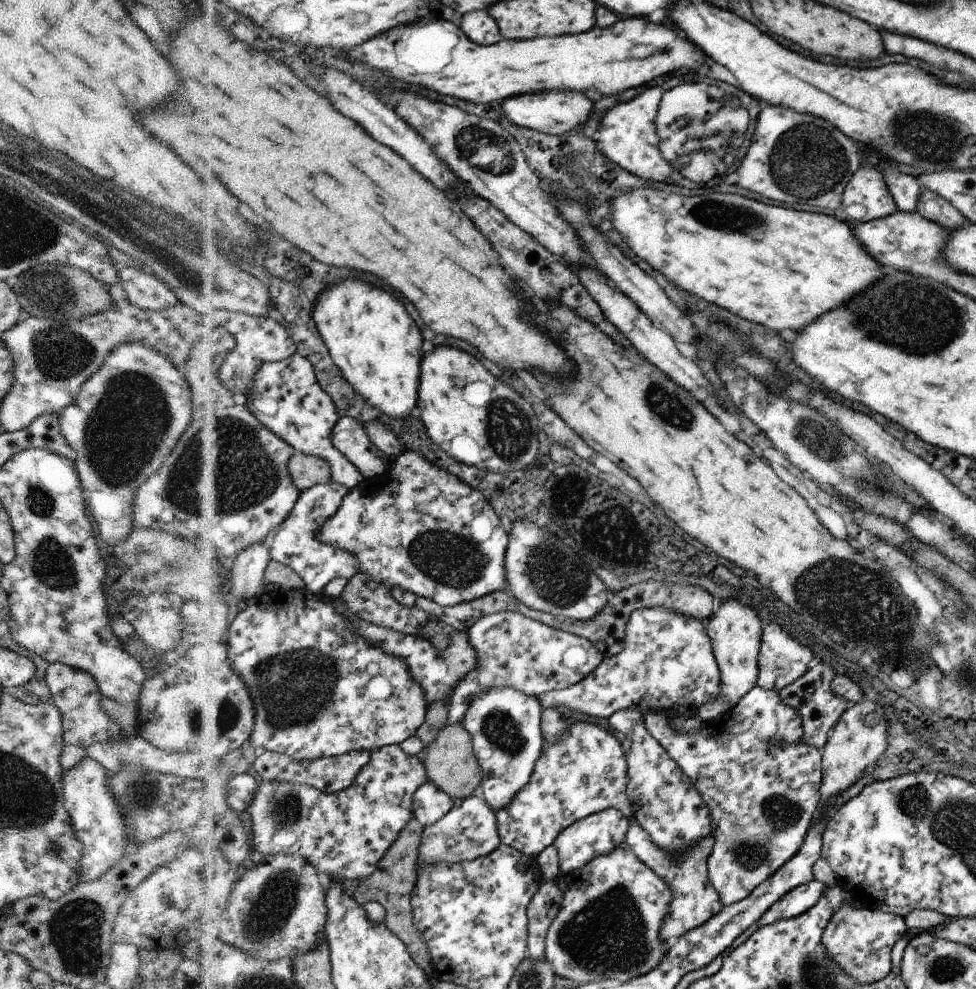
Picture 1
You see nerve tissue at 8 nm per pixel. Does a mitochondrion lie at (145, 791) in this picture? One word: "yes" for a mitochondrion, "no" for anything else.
yes

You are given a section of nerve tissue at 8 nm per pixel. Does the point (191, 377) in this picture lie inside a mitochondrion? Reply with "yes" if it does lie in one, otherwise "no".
no

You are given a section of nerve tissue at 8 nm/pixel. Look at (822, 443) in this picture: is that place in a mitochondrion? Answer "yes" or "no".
yes

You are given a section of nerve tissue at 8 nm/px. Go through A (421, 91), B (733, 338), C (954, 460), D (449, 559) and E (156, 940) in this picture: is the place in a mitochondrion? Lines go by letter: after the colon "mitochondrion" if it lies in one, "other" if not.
A: other
B: mitochondrion
C: other
D: mitochondrion
E: other

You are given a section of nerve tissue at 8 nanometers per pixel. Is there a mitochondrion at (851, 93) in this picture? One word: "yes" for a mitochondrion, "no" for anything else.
no

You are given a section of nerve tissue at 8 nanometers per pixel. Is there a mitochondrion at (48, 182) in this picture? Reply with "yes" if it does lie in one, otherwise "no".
yes

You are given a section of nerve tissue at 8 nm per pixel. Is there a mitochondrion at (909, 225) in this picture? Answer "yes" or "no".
no

